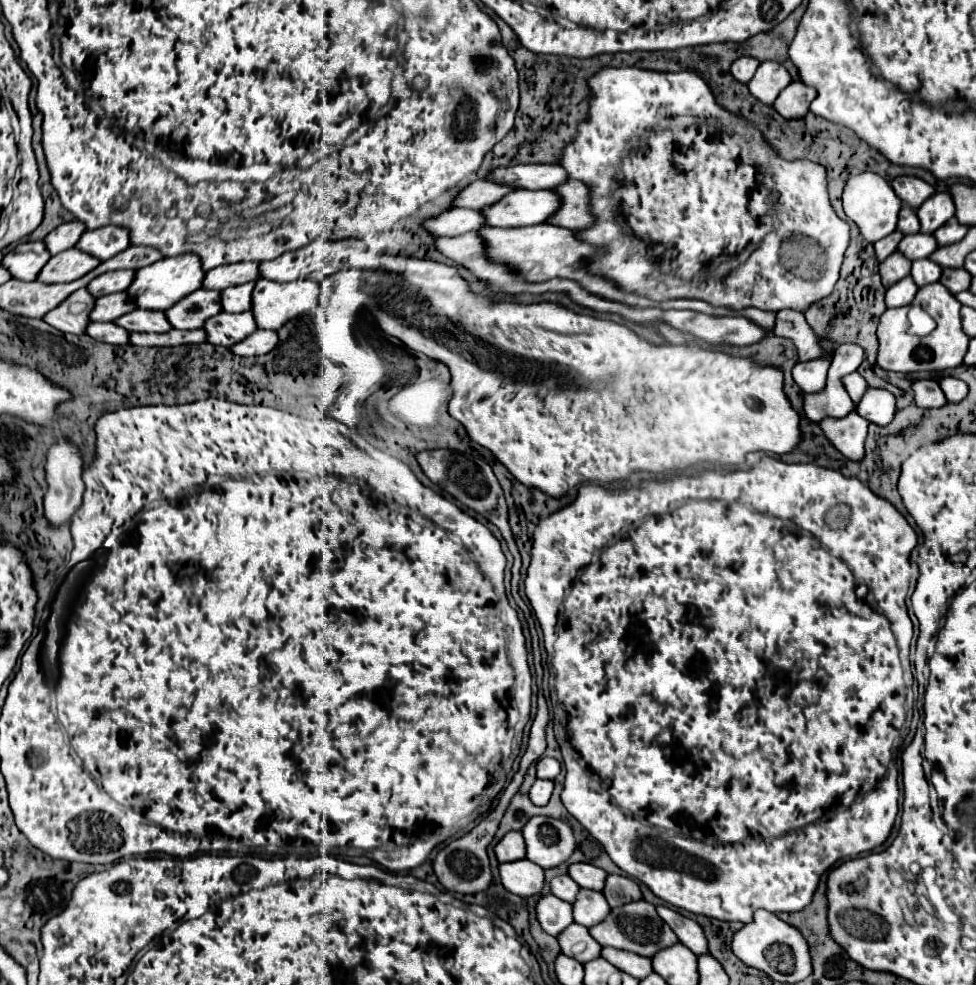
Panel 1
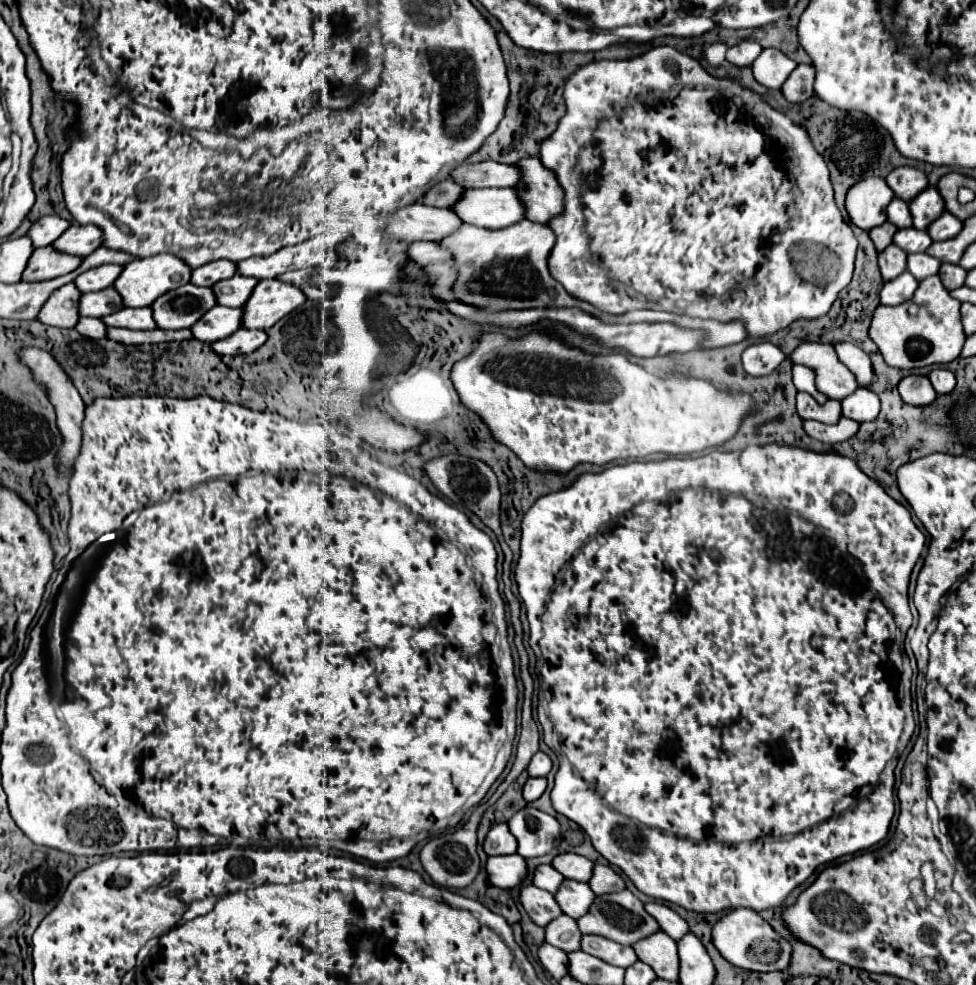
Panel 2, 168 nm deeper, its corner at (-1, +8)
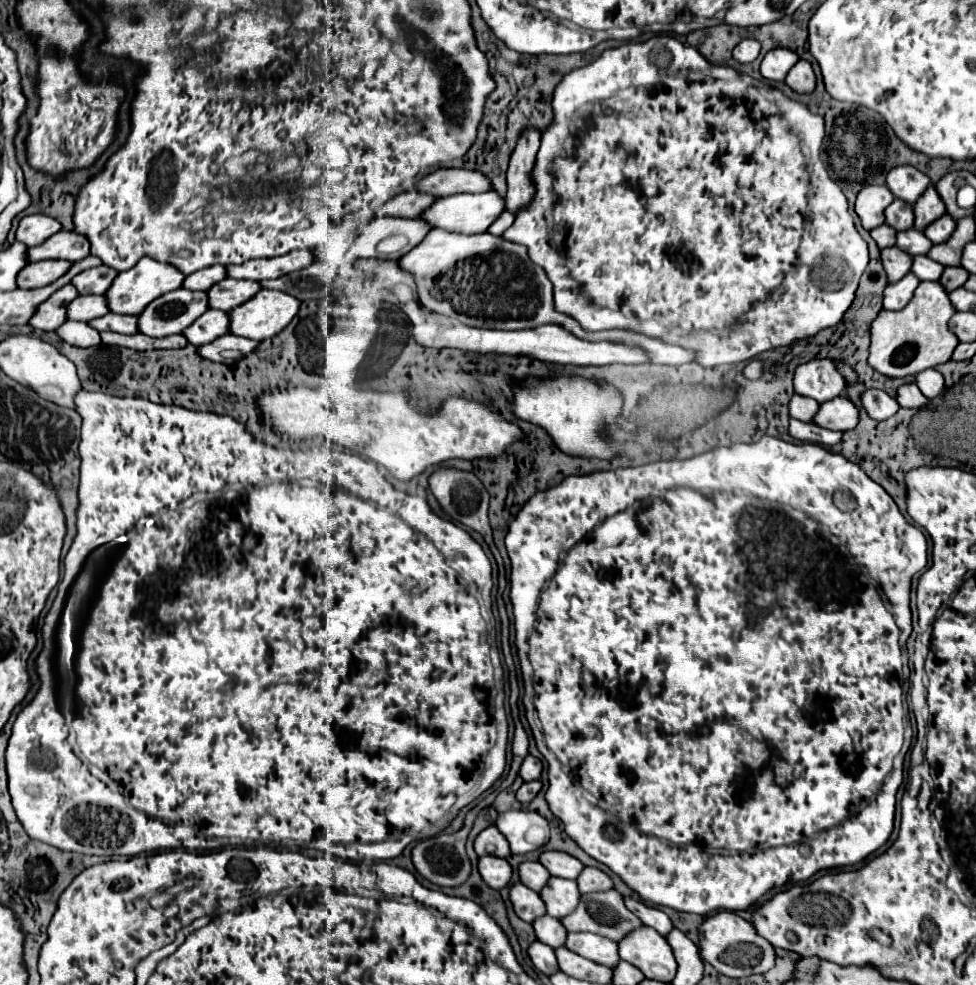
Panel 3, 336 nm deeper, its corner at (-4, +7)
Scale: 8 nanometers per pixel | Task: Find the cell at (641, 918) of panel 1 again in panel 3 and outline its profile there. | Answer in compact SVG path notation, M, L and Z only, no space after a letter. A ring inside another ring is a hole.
M616 889L584 895L576 911L562 919L562 923L568 931L588 931L616 943L622 941L630 931L642 927L638 915L626 907L624 897Z

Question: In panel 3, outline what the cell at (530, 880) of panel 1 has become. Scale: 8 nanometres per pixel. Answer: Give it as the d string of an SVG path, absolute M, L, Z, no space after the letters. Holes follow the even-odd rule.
M494 855L480 857L478 871L480 871L482 879L486 881L486 885L490 885L492 889L506 887L510 883L510 877L512 877L512 865L506 859L494 857Z

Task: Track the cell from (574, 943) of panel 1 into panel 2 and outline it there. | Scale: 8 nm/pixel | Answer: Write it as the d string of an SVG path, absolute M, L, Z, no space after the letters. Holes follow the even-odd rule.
M565 914L551 920L545 926L545 942L555 948L561 948L563 952L579 950L579 938L581 938L581 932L579 932L575 920Z

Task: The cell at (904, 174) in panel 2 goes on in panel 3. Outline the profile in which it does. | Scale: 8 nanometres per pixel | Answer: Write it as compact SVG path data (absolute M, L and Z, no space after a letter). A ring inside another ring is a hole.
M902 165L902 167L890 169L886 177L886 185L898 199L906 203L914 203L926 191L926 187L930 185L930 179L916 167Z

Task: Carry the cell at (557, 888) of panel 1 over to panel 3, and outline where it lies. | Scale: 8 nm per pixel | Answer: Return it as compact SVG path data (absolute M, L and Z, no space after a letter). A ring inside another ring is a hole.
M526 861L520 865L520 881L534 889L540 891L550 879L550 873L546 871L546 867L542 867L542 863L534 863L534 861Z

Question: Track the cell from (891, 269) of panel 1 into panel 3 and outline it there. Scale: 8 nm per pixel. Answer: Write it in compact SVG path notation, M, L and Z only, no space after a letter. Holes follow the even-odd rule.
M886 247L882 249L882 263L888 275L888 283L894 283L894 281L900 281L910 271L912 255L900 251L898 247Z

